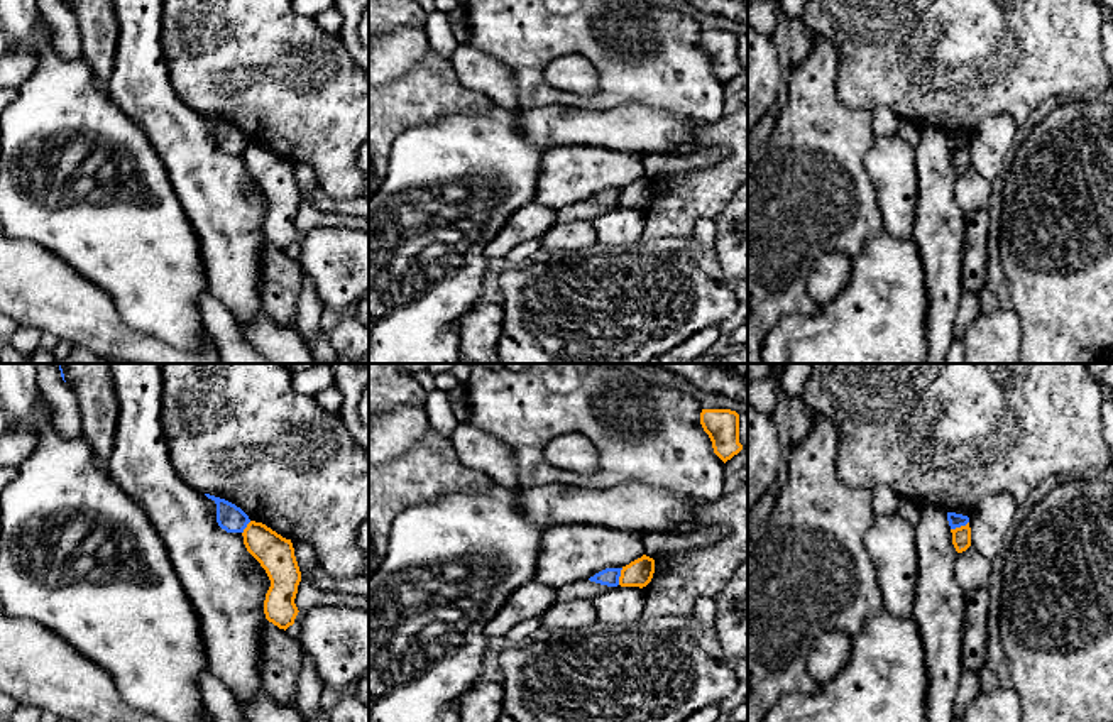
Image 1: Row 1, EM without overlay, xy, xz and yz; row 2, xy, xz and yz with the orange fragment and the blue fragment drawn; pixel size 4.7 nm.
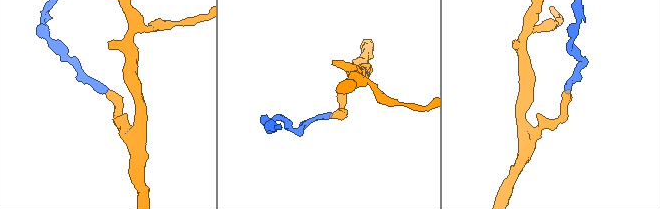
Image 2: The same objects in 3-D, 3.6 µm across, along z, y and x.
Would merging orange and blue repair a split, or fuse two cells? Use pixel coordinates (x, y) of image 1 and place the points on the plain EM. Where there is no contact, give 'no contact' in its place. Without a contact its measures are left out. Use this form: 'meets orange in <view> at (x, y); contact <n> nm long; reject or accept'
meets orange in yz at (961, 147); contact 100 nm long; reject

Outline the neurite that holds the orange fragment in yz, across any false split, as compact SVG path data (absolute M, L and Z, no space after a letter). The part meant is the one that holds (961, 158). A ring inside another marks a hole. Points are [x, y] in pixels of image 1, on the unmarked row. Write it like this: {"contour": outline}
{"contour": "M969 144L966 147L951 150L952 154L952 166L957 174L966 172L971 167L971 149Z"}

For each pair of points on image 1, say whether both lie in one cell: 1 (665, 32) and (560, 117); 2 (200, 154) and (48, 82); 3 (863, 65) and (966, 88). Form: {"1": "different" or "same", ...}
{"1": "different", "2": "different", "3": "same"}

